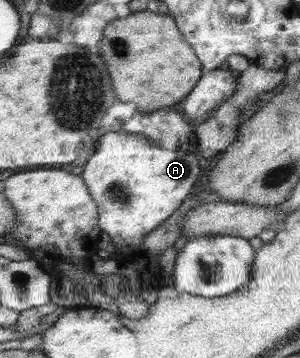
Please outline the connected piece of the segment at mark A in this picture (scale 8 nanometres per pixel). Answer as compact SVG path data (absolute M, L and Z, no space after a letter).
M112 131L100 139L100 149L90 159L92 163L88 163L84 177L86 177L86 183L90 185L90 193L94 193L93 198L98 203L98 209L100 209L101 230L109 236L115 249L118 249L118 255L122 253L122 249L128 255L132 255L132 253L140 255L141 246L145 245L145 237L179 211L202 175L201 160L198 152L191 153L188 148L180 150L162 148L142 134L125 131L124 133L114 133Z

